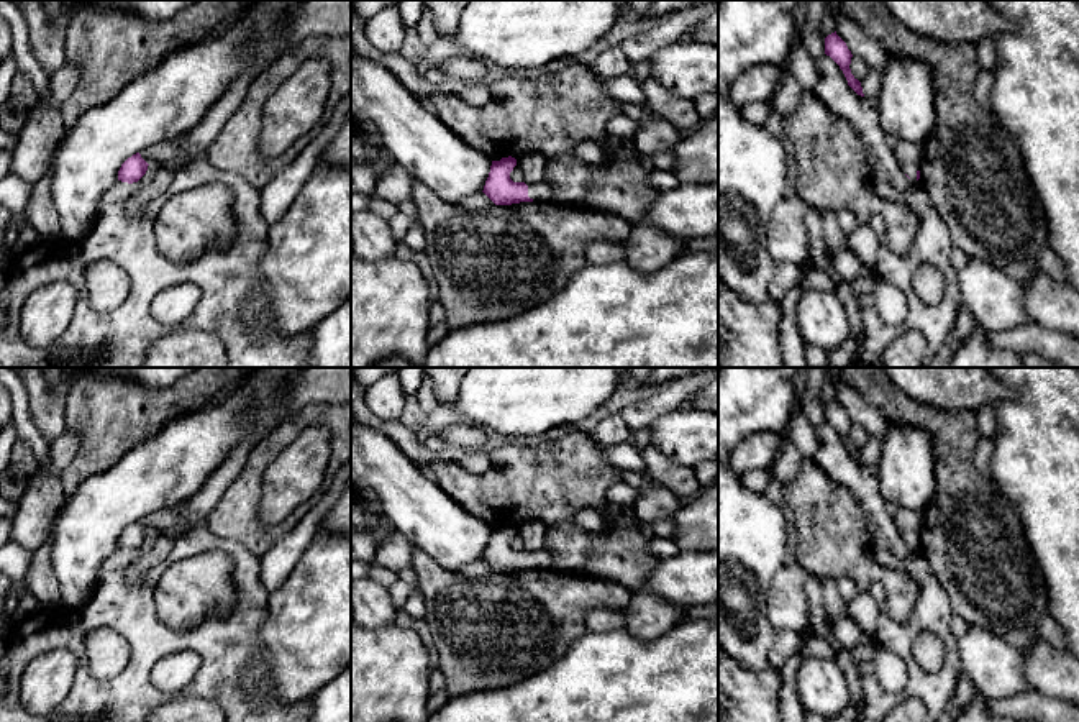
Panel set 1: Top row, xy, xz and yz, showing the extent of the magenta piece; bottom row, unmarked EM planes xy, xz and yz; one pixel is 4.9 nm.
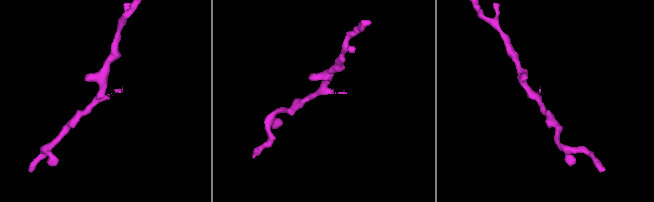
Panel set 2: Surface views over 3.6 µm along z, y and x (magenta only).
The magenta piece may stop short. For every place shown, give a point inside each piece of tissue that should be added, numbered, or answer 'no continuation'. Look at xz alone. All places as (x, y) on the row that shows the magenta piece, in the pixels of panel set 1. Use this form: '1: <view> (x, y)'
1: xz (541, 192)

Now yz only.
1: yz (910, 169)

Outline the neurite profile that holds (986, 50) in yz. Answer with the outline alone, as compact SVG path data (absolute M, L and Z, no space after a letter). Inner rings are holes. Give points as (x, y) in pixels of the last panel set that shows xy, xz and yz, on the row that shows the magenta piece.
M984 38L976 44L979 71L994 71L995 69L995 41L990 38Z

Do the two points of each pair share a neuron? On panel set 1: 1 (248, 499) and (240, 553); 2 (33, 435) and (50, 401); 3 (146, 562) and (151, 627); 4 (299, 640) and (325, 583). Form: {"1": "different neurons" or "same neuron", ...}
{"1": "different neurons", "2": "different neurons", "3": "different neurons", "4": "same neuron"}

